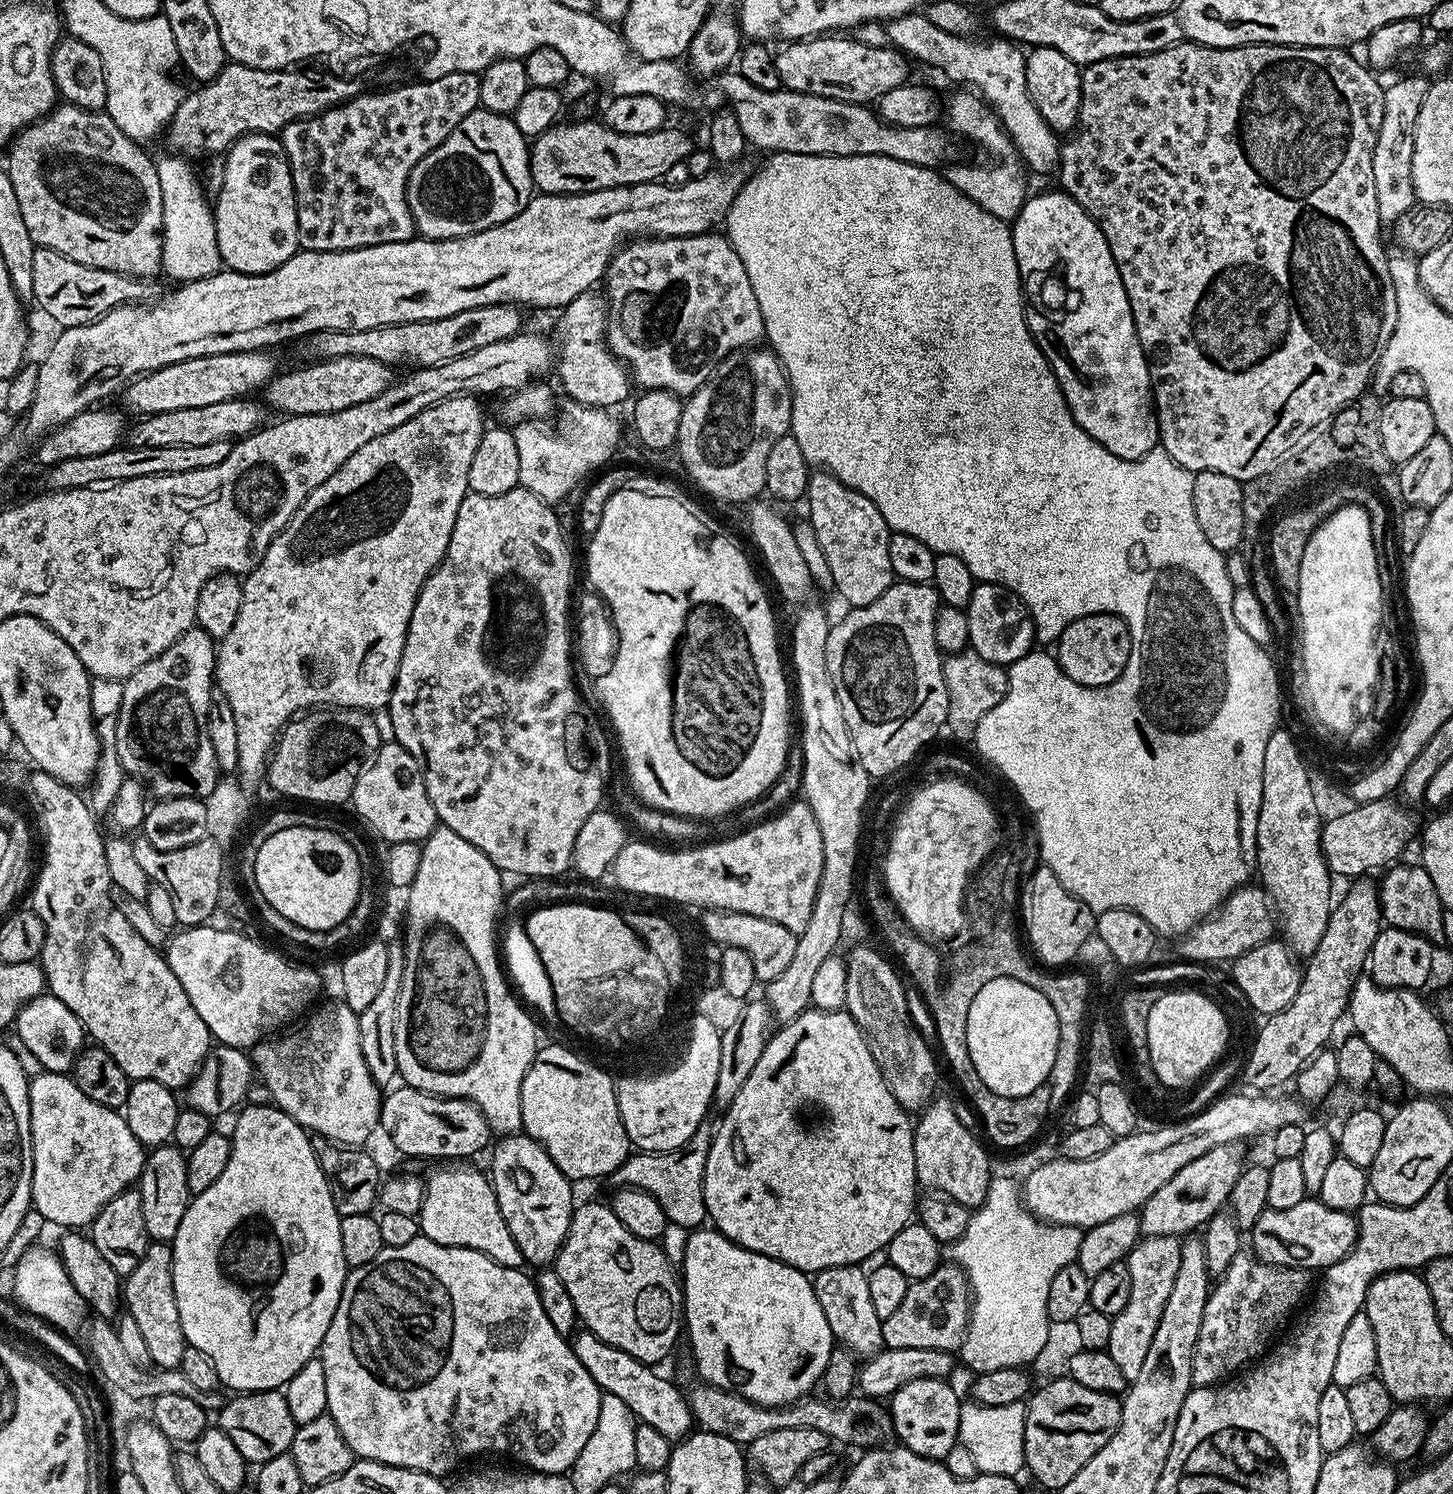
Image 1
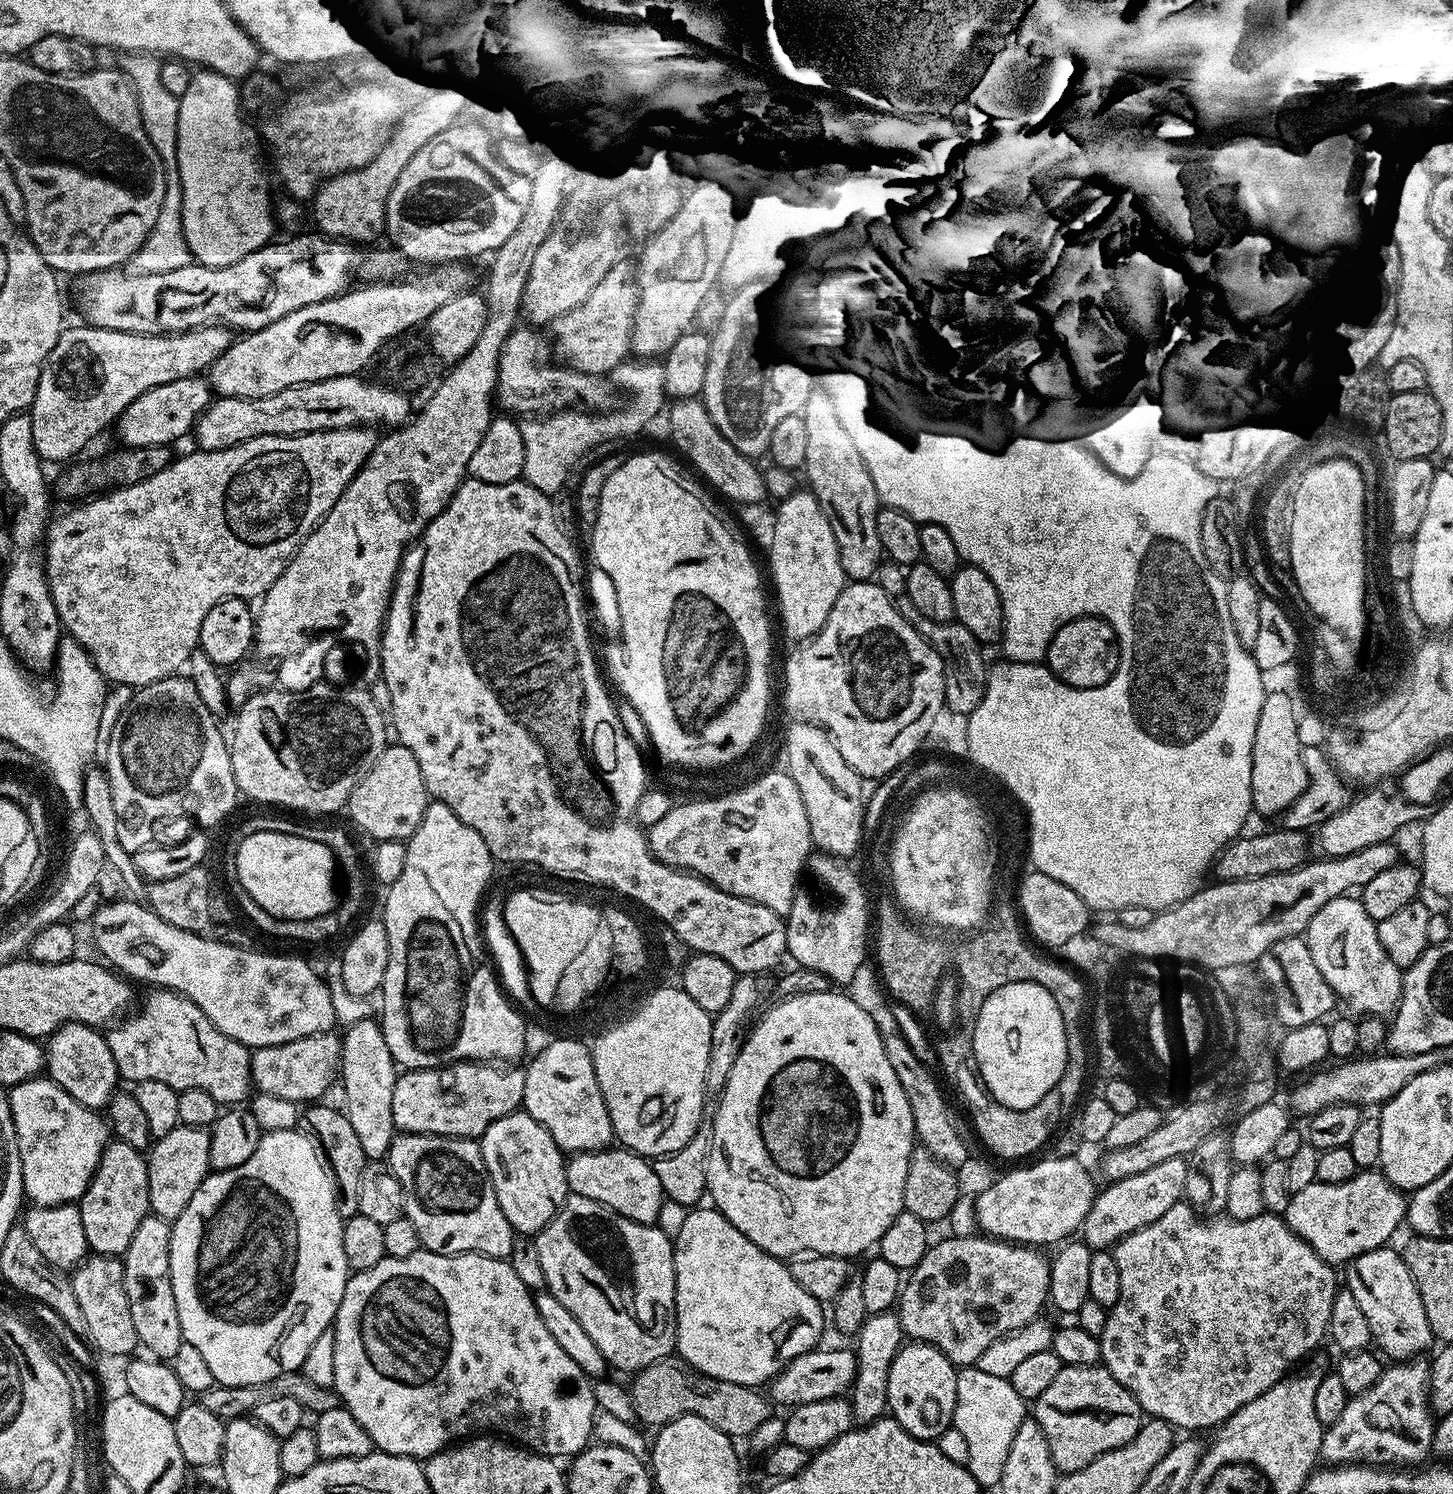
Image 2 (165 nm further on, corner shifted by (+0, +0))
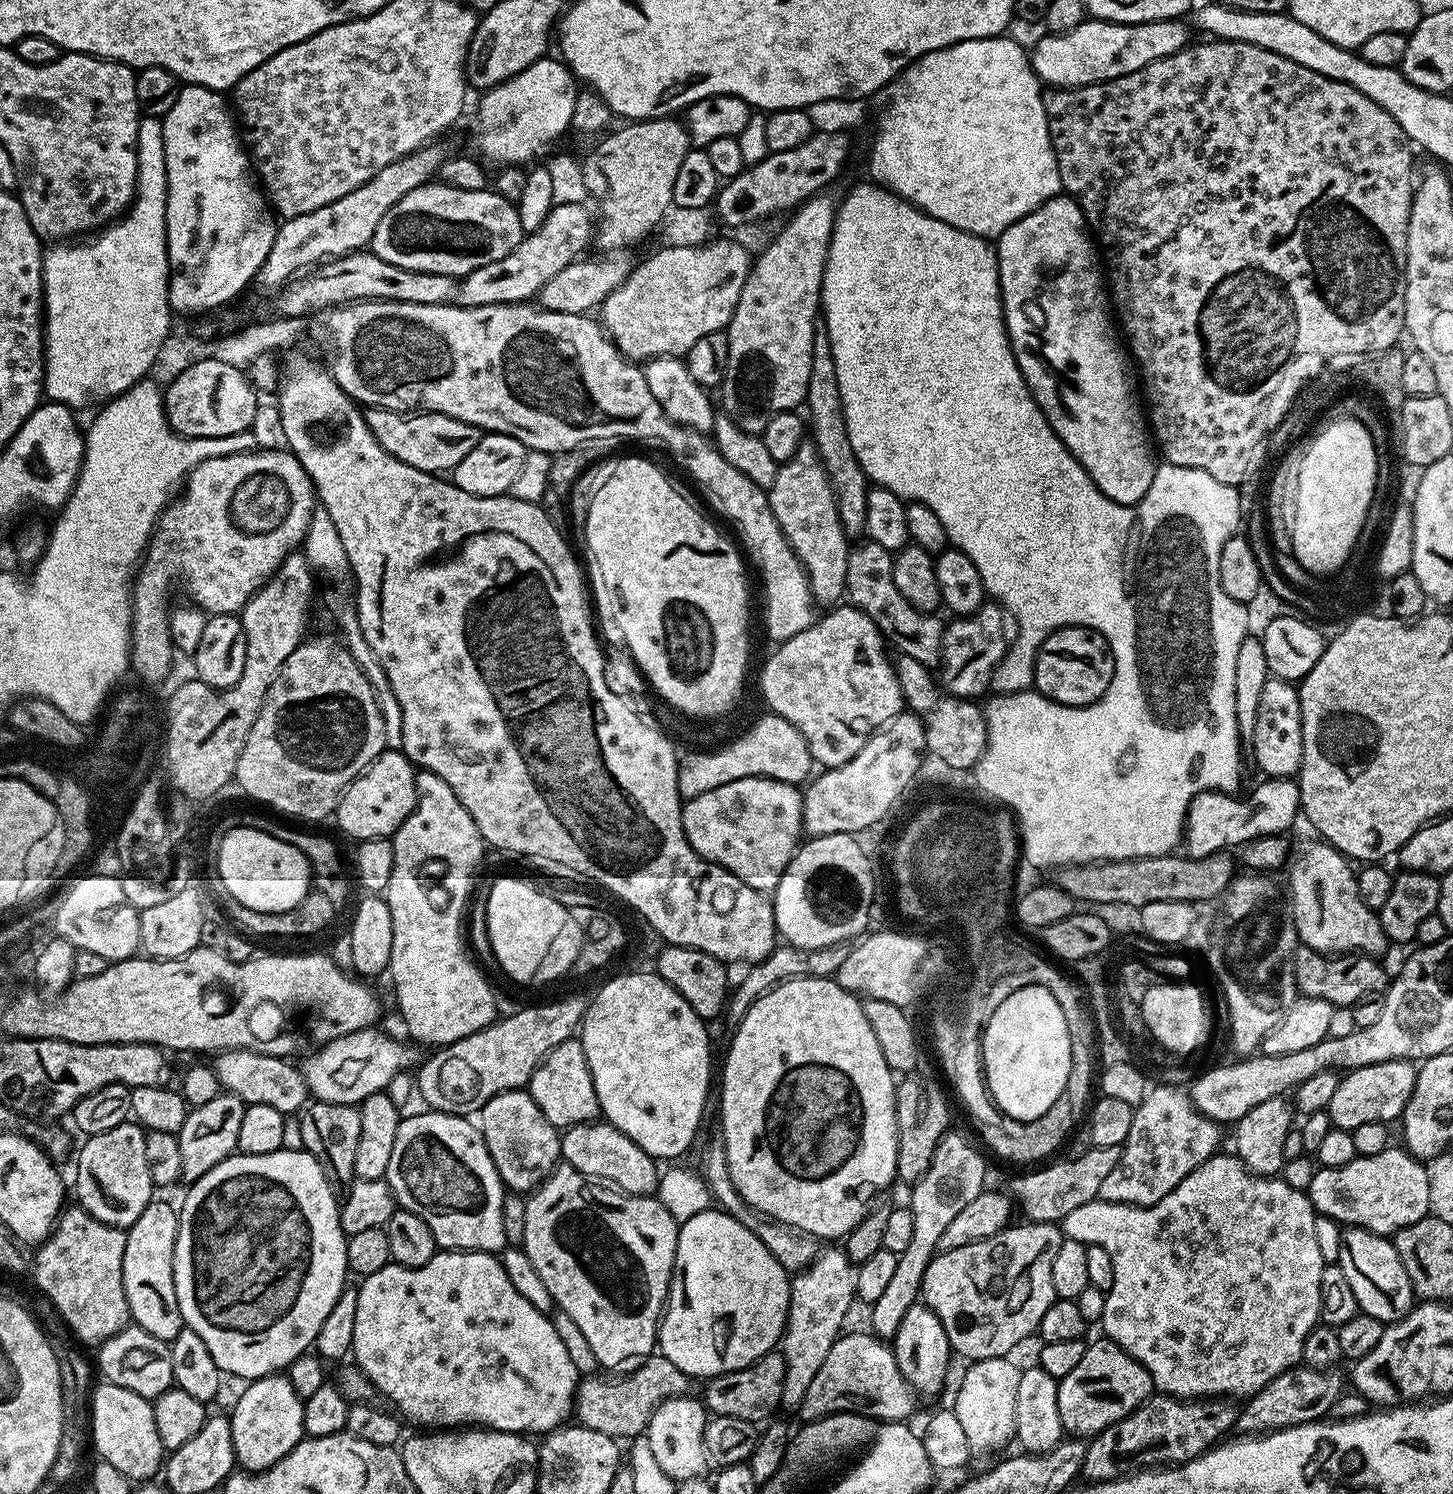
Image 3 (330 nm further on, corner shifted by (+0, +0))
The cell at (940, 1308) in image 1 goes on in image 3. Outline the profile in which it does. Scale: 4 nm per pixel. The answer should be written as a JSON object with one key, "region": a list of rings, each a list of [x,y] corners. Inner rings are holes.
{"region":[[[1013,1223],[990,1238],[970,1242],[970,1246],[941,1251],[933,1257],[930,1266],[926,1266],[926,1274],[920,1283],[922,1303],[936,1315],[938,1322],[942,1322],[942,1330],[946,1330],[953,1353],[957,1357],[965,1356],[965,1361],[975,1362],[1012,1354],[1031,1332],[1033,1335],[1039,1329],[1042,1314],[1046,1314],[1046,1310],[1050,1310],[1057,1300],[1050,1266],[1058,1254],[1061,1229],[1056,1224],[1023,1223]]]}

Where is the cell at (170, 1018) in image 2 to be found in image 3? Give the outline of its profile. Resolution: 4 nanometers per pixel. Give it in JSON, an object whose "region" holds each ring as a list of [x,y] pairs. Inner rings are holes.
{"region":[[[238,1048],[235,1052],[222,1052],[215,1057],[214,1067],[220,1079],[221,1089],[242,1098],[245,1105],[274,1106],[285,1114],[296,1114],[309,1103],[310,1093],[304,1081],[303,1071],[282,1056],[267,1056],[261,1052],[248,1052]]]}

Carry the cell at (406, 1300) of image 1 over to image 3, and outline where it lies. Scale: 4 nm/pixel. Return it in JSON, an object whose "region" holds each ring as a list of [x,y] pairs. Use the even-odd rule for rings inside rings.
{"region":[[[440,1250],[434,1258],[430,1258],[430,1262],[426,1262],[426,1266],[407,1268],[393,1262],[363,1277],[358,1284],[358,1311],[354,1313],[351,1355],[356,1367],[362,1369],[370,1382],[374,1382],[374,1386],[378,1386],[378,1390],[382,1390],[382,1394],[392,1401],[393,1409],[407,1423],[409,1420],[412,1424],[421,1424],[420,1428],[424,1430],[460,1430],[465,1426],[479,1426],[500,1432],[547,1434],[555,1432],[574,1412],[578,1373],[574,1370],[574,1362],[570,1362],[570,1354],[566,1354],[566,1346],[562,1346],[562,1338],[558,1338],[558,1330],[554,1330],[551,1319],[545,1313],[534,1310],[534,1306],[530,1306],[530,1302],[514,1290],[510,1278],[506,1278],[506,1270],[502,1270],[499,1259],[490,1252]]]}

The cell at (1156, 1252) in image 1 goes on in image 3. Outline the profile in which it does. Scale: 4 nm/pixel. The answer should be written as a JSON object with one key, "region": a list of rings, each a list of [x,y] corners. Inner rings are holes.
{"region":[[[1217,1154],[1211,1156],[1206,1162],[1202,1162],[1202,1166],[1198,1166],[1190,1174],[1186,1174],[1186,1178],[1182,1178],[1182,1182],[1178,1182],[1178,1186],[1174,1186],[1174,1190],[1170,1190],[1170,1194],[1166,1194],[1166,1198],[1162,1198],[1162,1202],[1154,1202],[1154,1206],[1139,1208],[1133,1204],[1115,1204],[1114,1202],[1106,1202],[1097,1198],[1086,1202],[1086,1206],[1078,1206],[1078,1210],[1072,1211],[1071,1214],[1066,1214],[1066,1218],[1062,1222],[1062,1232],[1067,1239],[1077,1240],[1086,1245],[1102,1246],[1102,1250],[1106,1250],[1106,1254],[1110,1254],[1110,1262],[1114,1262],[1114,1286],[1110,1286],[1110,1290],[1104,1298],[1104,1313],[1099,1321],[1102,1327],[1104,1327],[1103,1335],[1107,1339],[1114,1341],[1118,1346],[1122,1346],[1122,1350],[1126,1350],[1126,1354],[1130,1354],[1130,1358],[1134,1358],[1142,1366],[1146,1366],[1146,1370],[1152,1379],[1153,1389],[1157,1393],[1166,1396],[1176,1396],[1179,1400],[1237,1398],[1236,1396],[1247,1398],[1258,1390],[1262,1390],[1266,1386],[1266,1382],[1270,1382],[1270,1378],[1278,1378],[1278,1374],[1297,1367],[1301,1363],[1306,1338],[1310,1334],[1310,1330],[1320,1323],[1320,1287],[1322,1286],[1322,1270],[1326,1263],[1326,1257],[1324,1257],[1323,1250],[1320,1249],[1320,1236],[1316,1233],[1316,1220],[1318,1221],[1318,1213],[1313,1208],[1307,1191],[1295,1189],[1293,1186],[1288,1185],[1280,1176],[1254,1175],[1254,1173],[1248,1171],[1248,1167],[1235,1154],[1228,1154],[1228,1156]]]}

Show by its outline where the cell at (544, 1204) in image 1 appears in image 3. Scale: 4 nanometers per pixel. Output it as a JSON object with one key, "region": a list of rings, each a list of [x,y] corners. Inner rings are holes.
{"region":[[[503,1092],[490,1098],[490,1102],[486,1102],[486,1106],[478,1114],[478,1120],[482,1125],[484,1141],[490,1150],[490,1158],[494,1158],[500,1181],[509,1193],[535,1192],[536,1187],[561,1163],[561,1133],[544,1117],[531,1092]]]}

